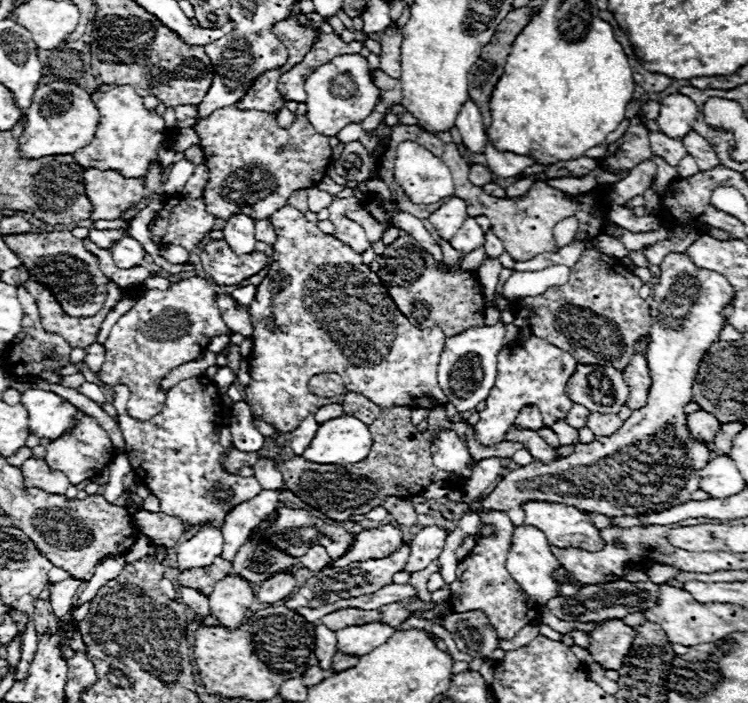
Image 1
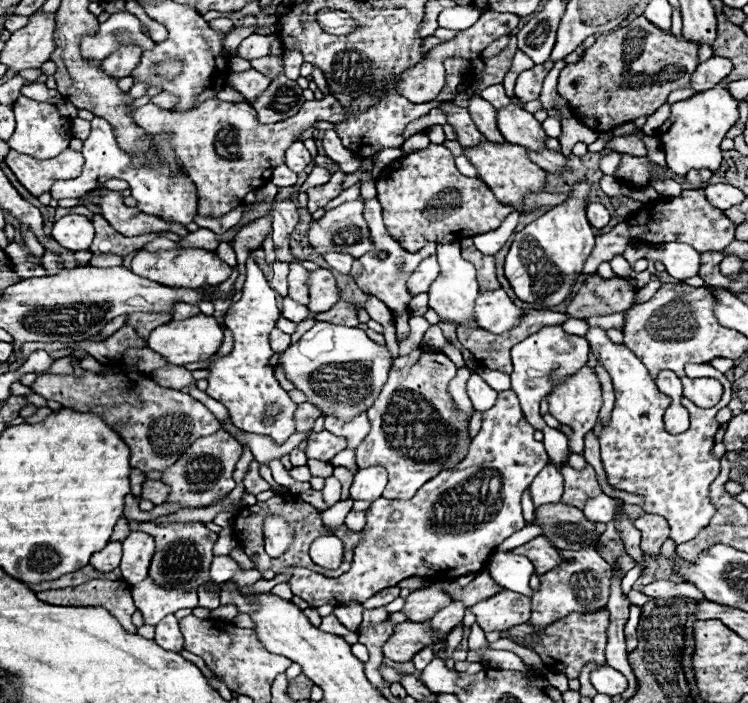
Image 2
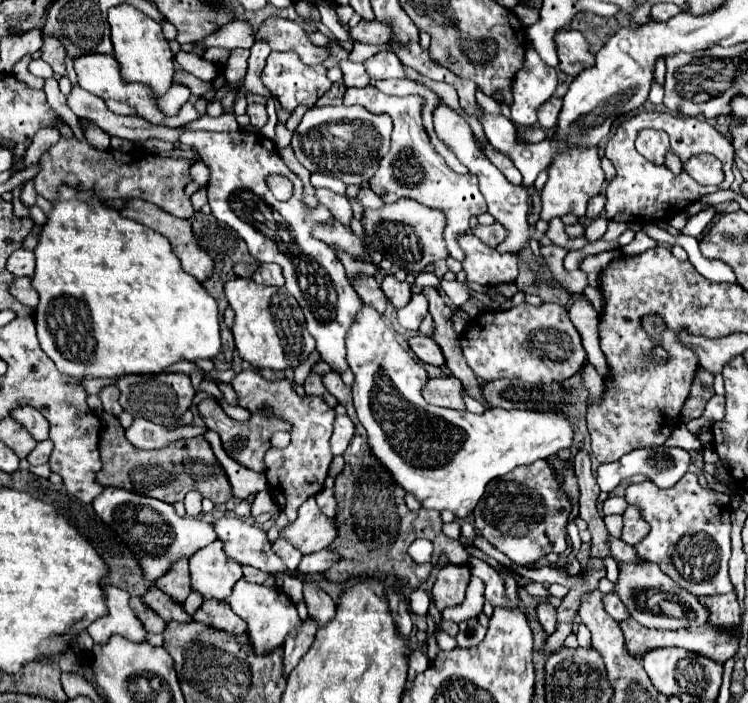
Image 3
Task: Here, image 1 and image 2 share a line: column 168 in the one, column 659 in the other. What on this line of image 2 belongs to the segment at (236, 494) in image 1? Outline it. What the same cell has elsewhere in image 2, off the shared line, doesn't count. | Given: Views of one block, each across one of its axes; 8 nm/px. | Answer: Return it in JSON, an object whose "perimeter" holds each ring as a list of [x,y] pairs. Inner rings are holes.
{"perimeter":[[[590,328],[586,340],[590,342],[598,362],[610,372],[616,392],[616,404],[608,426],[604,426],[598,436],[608,482],[618,490],[642,496],[642,508],[648,514],[664,516],[670,524],[670,540],[676,544],[694,540],[694,536],[698,536],[698,532],[710,524],[716,512],[710,500],[710,484],[720,474],[720,458],[712,456],[714,434],[720,428],[716,422],[716,412],[728,406],[732,400],[732,382],[710,364],[686,365],[688,377],[720,380],[724,386],[724,396],[716,406],[706,410],[682,396],[681,404],[690,410],[690,428],[682,434],[668,434],[664,430],[664,410],[670,406],[672,398],[656,388],[646,366],[634,356],[634,352],[630,352],[626,346],[612,344],[602,328]]]}

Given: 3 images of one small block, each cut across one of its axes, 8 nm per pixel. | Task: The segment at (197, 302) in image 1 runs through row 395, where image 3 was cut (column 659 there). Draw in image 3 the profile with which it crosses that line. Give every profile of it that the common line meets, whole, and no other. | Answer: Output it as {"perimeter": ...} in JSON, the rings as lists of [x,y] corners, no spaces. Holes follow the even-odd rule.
{"perimeter":[[[642,130],[636,138],[636,150],[650,162],[662,165],[669,150],[669,136],[660,130]]]}

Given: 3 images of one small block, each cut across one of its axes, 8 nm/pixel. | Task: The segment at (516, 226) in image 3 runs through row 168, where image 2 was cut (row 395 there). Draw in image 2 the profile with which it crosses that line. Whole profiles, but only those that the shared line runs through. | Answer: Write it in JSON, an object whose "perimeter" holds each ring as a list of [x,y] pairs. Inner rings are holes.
{"perimeter":[[[478,374],[470,376],[470,380],[466,384],[466,392],[468,392],[474,408],[482,410],[482,412],[488,410],[488,408],[492,408],[496,404],[496,400],[498,400],[498,392],[492,390]]]}

